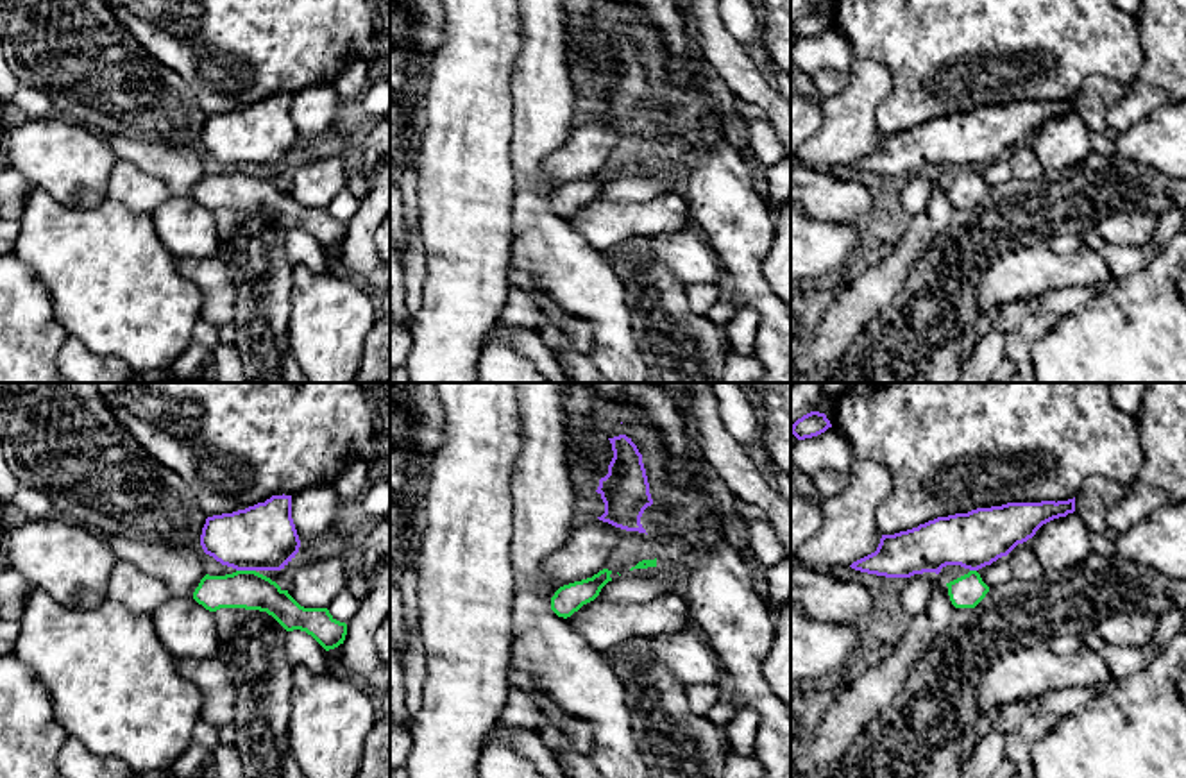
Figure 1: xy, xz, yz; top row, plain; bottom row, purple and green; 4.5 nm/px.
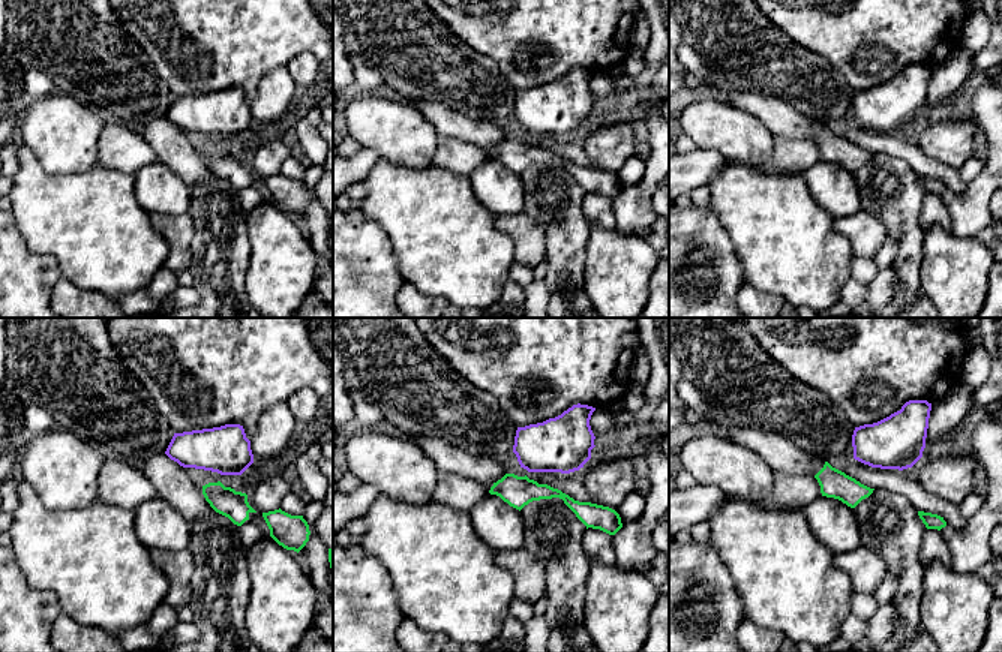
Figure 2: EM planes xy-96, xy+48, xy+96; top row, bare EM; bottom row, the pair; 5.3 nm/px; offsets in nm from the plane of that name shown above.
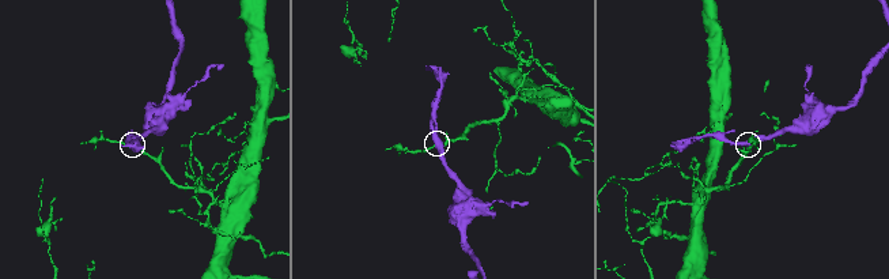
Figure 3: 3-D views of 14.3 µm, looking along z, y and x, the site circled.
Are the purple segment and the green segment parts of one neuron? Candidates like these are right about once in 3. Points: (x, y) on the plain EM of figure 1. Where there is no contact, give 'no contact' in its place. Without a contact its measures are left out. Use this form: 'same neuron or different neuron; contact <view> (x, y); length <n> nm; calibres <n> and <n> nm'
different neuron; contact xy (245, 169); length 90 nm; calibres 300 and 180 nm

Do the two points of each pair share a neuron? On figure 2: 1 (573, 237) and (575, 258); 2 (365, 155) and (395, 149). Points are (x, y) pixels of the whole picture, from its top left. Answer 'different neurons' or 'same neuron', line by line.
1: same neuron
2: different neurons

